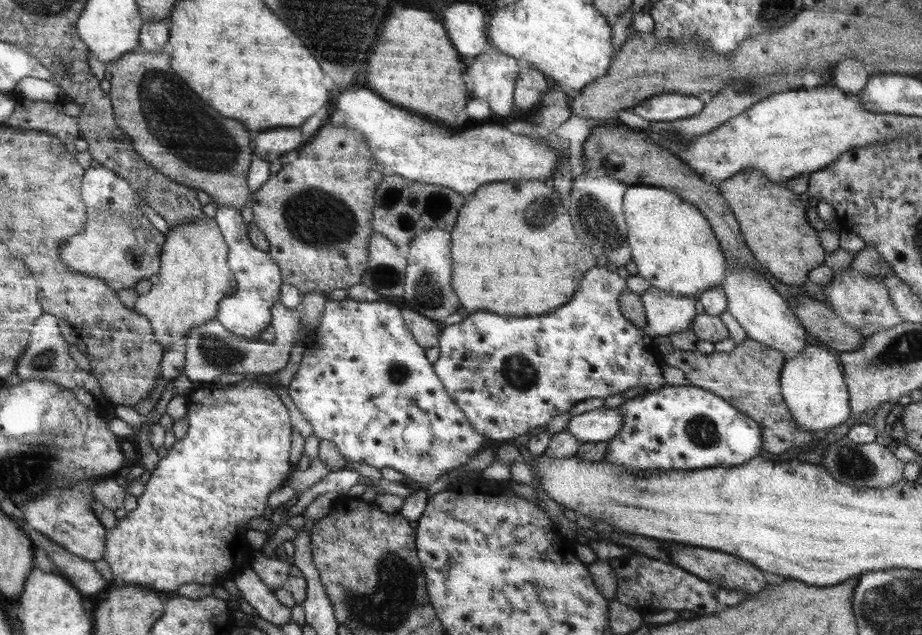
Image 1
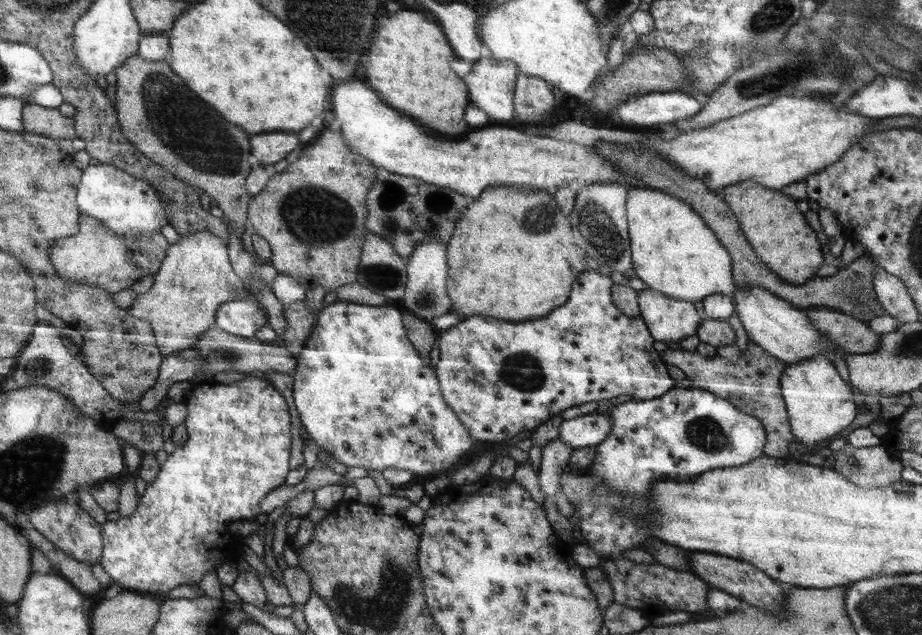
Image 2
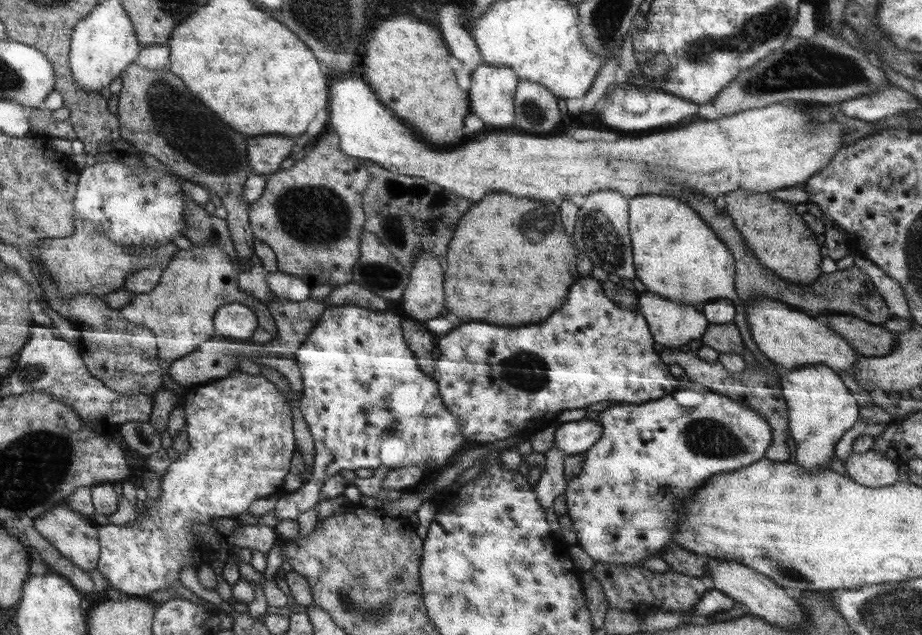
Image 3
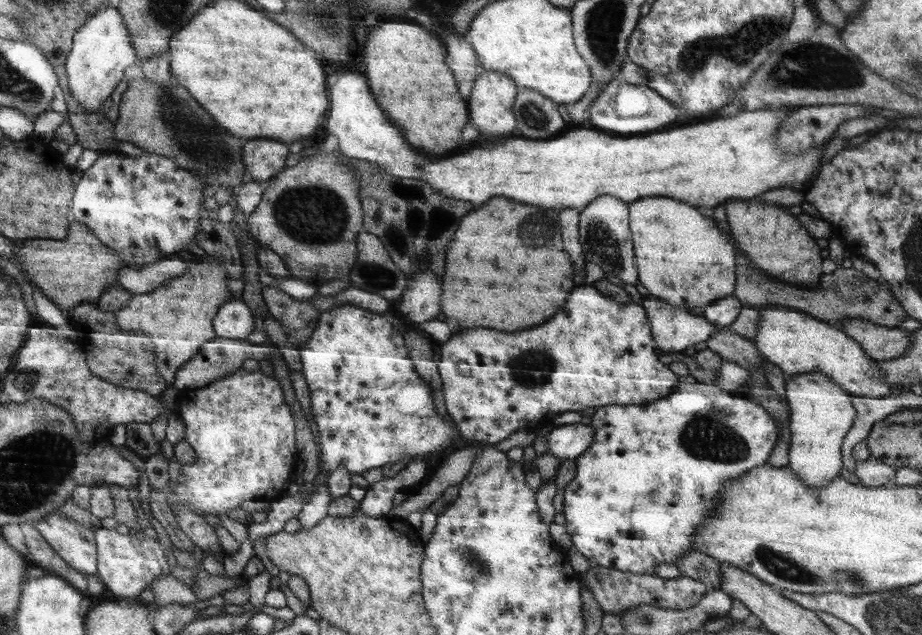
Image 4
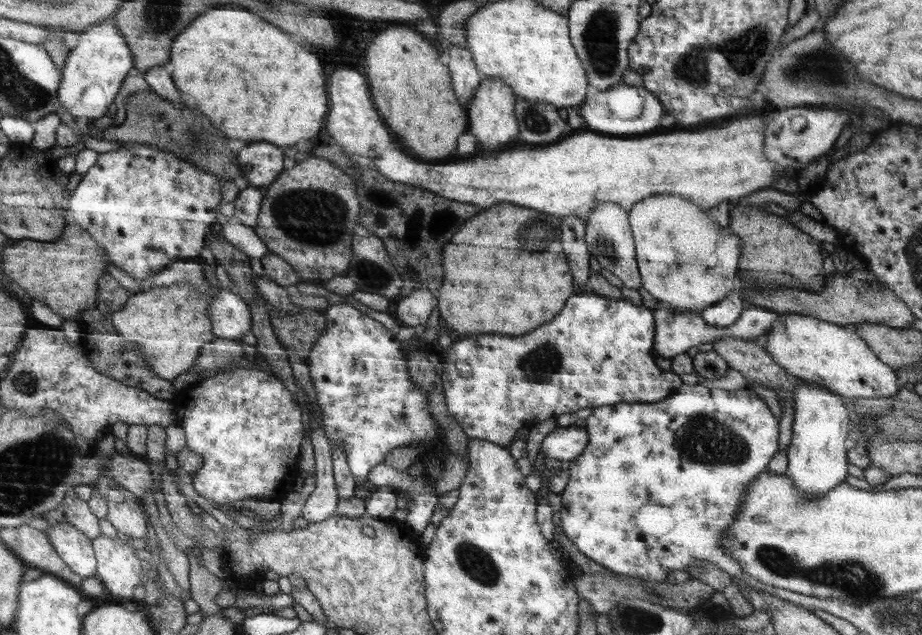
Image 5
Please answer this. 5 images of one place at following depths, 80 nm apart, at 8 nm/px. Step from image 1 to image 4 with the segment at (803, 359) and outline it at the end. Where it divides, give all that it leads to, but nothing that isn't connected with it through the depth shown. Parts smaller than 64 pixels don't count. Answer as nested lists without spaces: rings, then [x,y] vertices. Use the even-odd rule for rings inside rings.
[[[798,374],[786,381],[791,436],[788,467],[804,484],[822,488],[841,476],[841,444],[856,419],[852,397],[824,374]]]

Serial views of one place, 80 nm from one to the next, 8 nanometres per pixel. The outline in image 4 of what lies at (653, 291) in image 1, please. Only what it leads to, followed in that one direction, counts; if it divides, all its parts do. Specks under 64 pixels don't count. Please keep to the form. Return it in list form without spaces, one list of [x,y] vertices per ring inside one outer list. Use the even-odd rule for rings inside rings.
[[[654,296],[643,298],[640,309],[648,313],[658,350],[666,354],[683,353],[700,342],[706,342],[718,327],[706,317],[692,314],[690,309],[674,306]]]

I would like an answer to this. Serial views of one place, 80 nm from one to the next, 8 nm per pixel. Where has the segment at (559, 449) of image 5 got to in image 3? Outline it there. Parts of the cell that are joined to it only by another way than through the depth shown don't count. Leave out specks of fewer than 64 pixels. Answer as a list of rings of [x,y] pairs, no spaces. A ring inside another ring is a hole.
[[[582,419],[578,422],[566,422],[558,424],[555,431],[554,447],[562,449],[567,455],[580,454],[592,449],[603,436],[603,427],[598,420]]]

